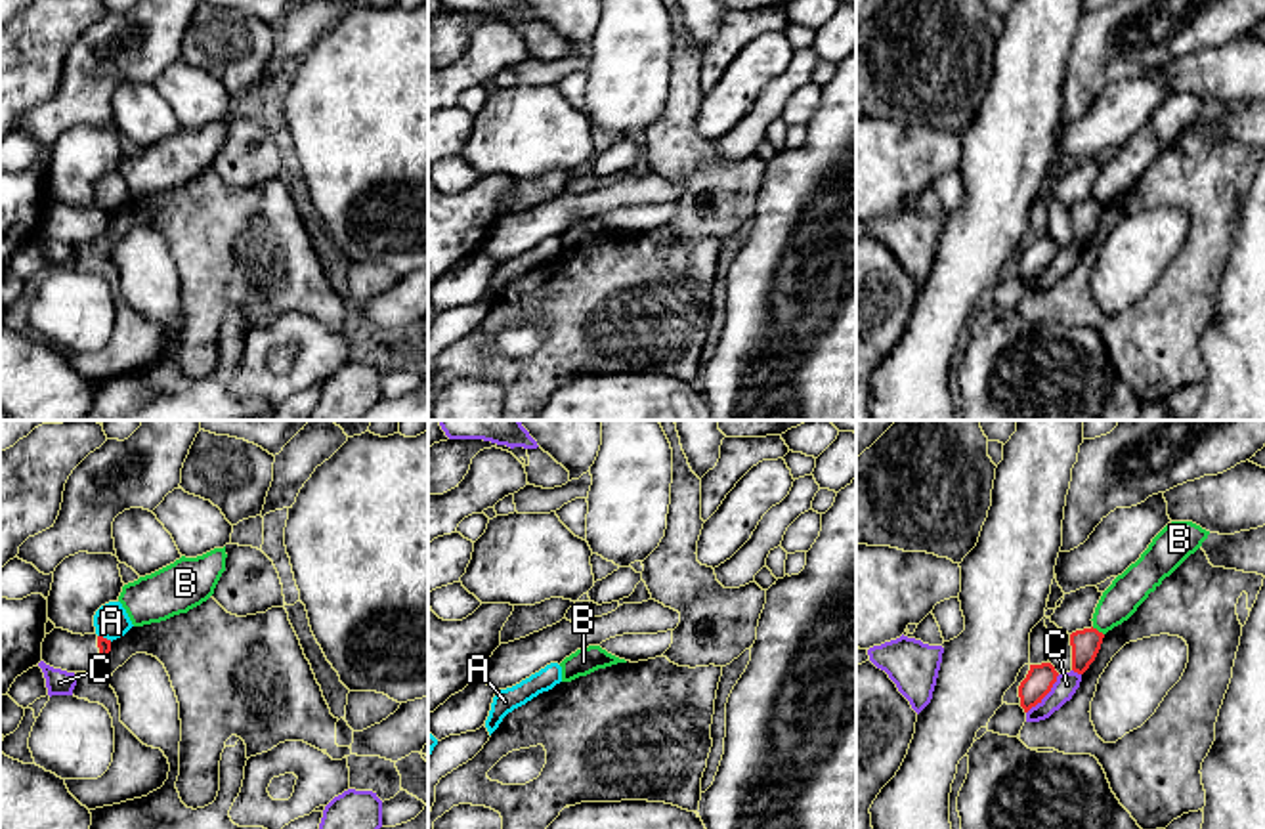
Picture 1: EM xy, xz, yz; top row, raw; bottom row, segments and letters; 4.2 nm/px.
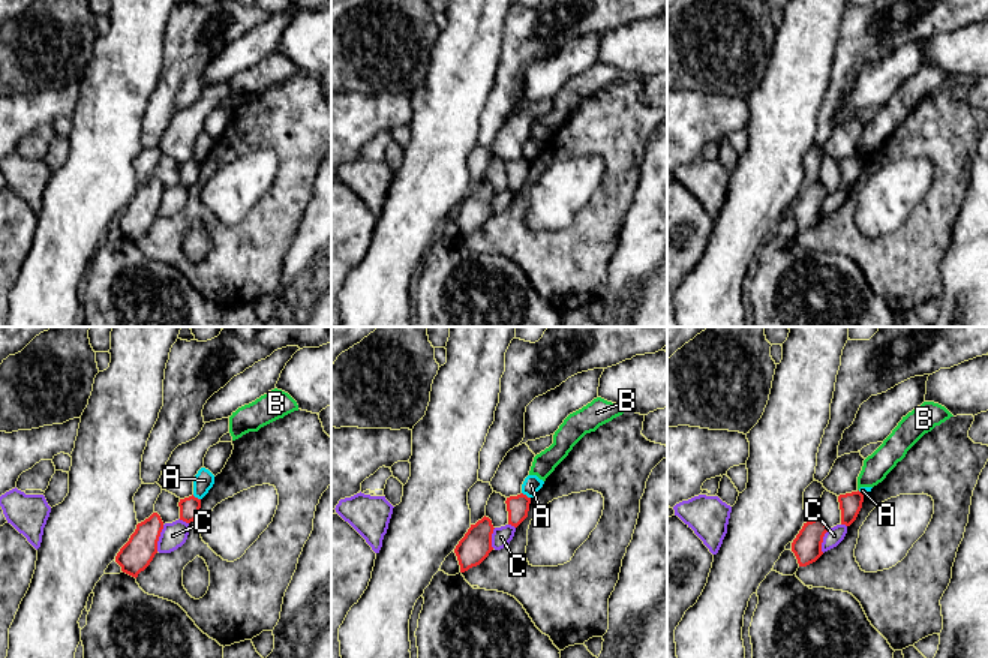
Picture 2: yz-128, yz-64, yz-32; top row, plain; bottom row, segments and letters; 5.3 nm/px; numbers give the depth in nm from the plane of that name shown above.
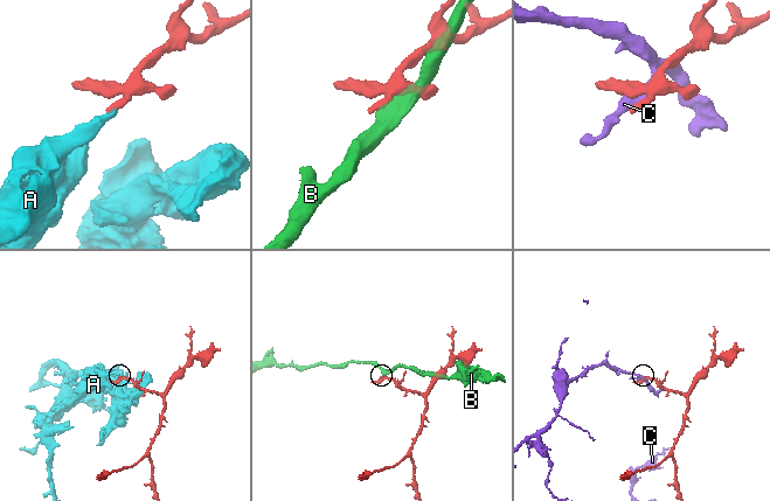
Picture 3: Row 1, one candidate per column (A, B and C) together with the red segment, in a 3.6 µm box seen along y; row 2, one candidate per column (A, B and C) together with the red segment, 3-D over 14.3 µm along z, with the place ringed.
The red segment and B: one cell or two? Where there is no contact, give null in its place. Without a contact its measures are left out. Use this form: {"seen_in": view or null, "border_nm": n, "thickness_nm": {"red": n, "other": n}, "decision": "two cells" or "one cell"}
{"seen_in": "yz", "border_nm": 70, "thickness_nm": {"red": 120, "other": 160}, "decision": "two cells"}

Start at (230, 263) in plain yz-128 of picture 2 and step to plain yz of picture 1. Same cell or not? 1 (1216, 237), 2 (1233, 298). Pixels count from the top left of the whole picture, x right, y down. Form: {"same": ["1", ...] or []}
{"same": ["1"]}

